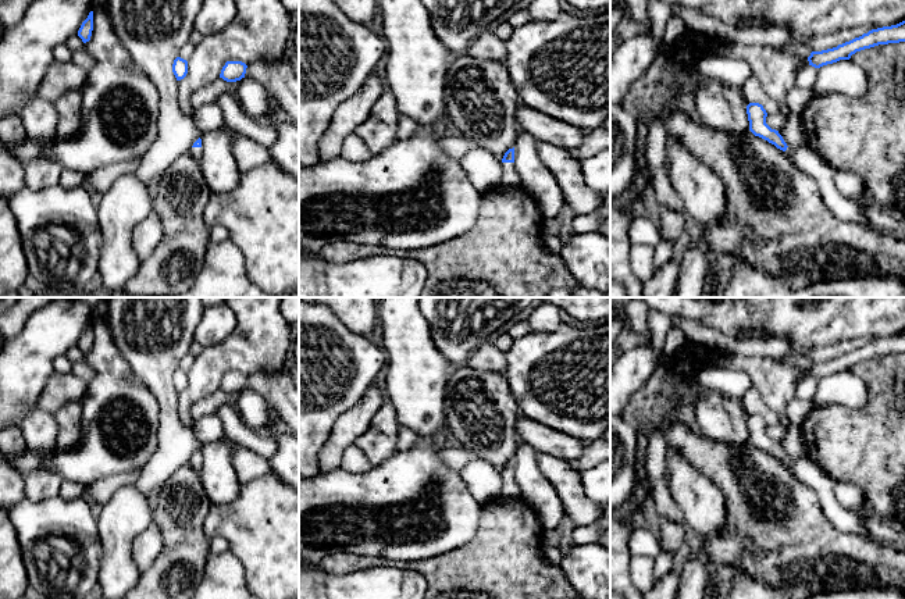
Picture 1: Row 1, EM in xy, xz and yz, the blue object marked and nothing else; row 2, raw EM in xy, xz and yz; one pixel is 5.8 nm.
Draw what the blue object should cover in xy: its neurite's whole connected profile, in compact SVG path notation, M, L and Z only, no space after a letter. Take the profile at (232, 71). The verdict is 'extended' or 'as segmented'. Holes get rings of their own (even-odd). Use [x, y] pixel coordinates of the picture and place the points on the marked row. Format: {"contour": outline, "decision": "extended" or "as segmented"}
{"contour": "M227 61L221 69L220 78L227 82L236 82L245 78L247 65L242 61Z", "decision": "as segmented"}

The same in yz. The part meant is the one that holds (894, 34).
{"contour": "M905 21L897 25L872 29L867 33L863 33L862 36L838 44L833 49L812 51L808 57L808 61L809 65L820 68L823 65L837 63L840 60L849 60L851 56L856 51L870 49L879 44L899 42L905 42Z", "decision": "as segmented"}

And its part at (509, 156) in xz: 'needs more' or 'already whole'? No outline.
needs more

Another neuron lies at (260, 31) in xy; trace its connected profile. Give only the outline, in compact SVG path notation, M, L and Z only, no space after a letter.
M234 0L236 15L222 31L203 36L188 60L188 74L178 81L182 113L195 114L192 95L220 78L227 61L274 63L286 57L293 19L281 0Z

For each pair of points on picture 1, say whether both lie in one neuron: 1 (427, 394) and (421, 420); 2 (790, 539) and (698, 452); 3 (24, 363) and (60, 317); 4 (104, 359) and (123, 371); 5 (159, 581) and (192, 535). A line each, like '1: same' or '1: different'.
1: same
2: same
3: same
4: same
5: same

